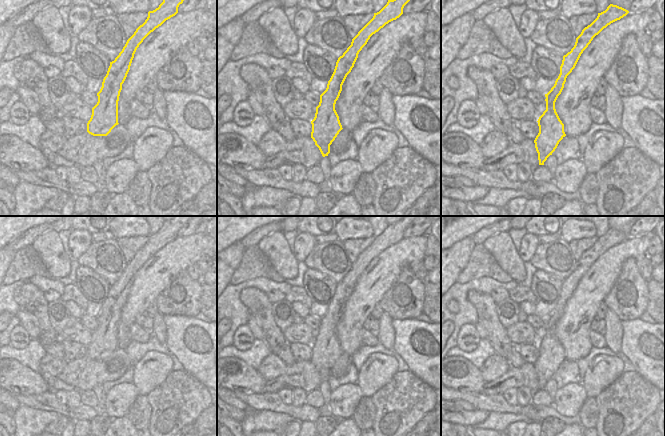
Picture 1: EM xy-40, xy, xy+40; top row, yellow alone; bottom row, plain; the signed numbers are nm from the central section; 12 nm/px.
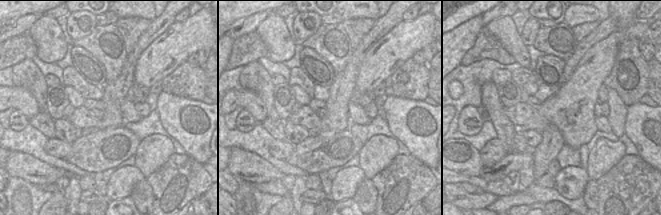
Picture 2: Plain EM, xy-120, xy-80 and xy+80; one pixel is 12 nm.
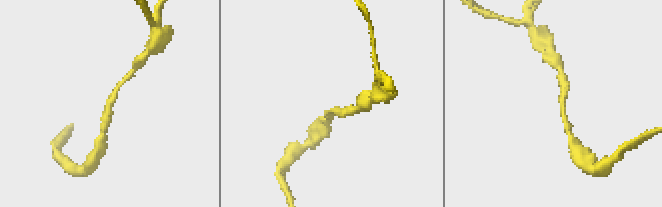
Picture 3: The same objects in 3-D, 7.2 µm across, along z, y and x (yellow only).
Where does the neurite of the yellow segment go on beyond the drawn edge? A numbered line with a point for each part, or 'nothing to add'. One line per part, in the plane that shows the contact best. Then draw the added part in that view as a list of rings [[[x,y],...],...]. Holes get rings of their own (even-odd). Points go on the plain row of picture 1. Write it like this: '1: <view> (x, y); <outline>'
nothing to add

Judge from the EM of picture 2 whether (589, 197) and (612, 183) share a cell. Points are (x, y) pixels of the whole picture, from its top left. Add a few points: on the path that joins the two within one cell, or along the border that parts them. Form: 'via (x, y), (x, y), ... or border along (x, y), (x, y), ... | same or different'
border along (595, 181), (598, 190), (598, 204) | different

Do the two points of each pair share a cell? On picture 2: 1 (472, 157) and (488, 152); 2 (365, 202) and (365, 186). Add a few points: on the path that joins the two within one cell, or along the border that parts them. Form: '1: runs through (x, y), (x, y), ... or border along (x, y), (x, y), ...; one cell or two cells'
1: border along (479, 152), (481, 163), (484, 166); two cells
2: runs through (365, 198), (365, 190); one cell

